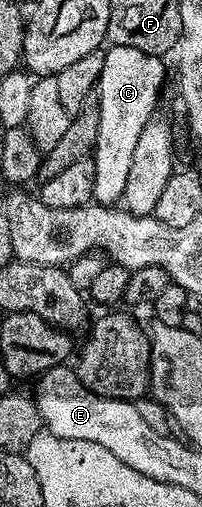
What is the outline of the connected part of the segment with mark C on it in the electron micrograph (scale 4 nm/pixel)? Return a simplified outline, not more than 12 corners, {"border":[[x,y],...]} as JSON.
{"border":[[108,46],[92,200],[115,205],[164,60]]}

